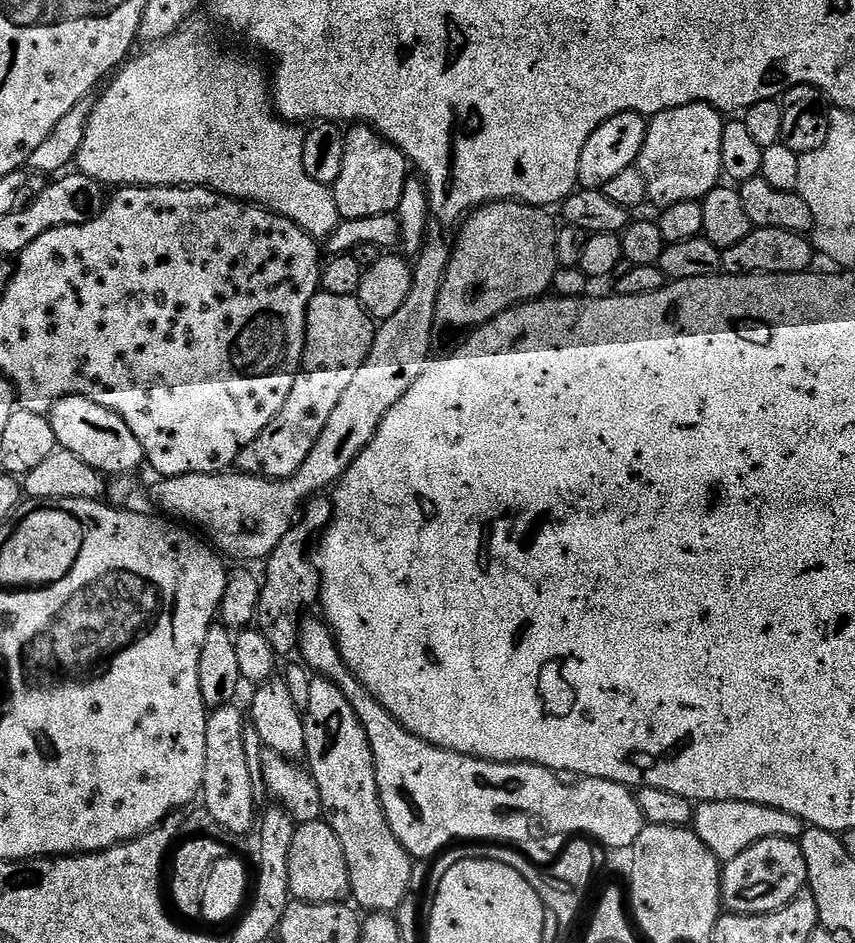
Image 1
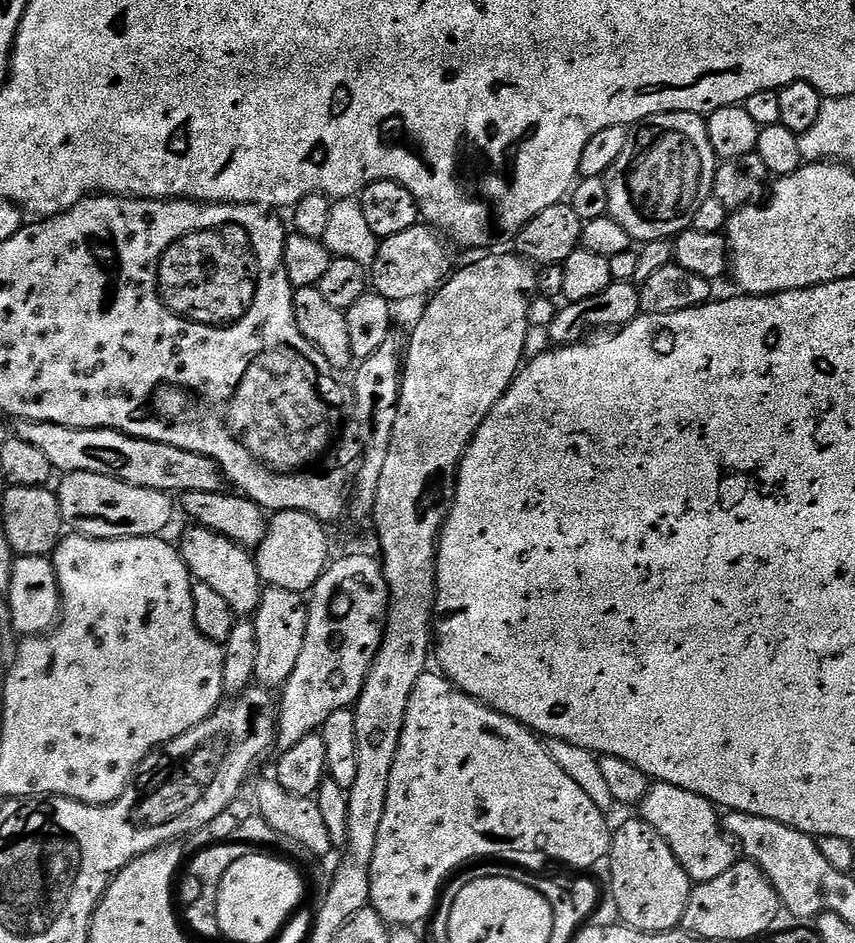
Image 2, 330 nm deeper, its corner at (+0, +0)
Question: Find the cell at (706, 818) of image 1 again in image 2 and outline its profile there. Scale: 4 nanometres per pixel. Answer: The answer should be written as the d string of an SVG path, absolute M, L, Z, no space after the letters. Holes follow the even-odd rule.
M663 782L653 783L646 798L638 805L639 819L654 826L654 830L666 838L666 846L674 850L674 858L678 858L693 885L714 882L714 878L726 874L738 859L737 845L726 835L721 817L716 815L716 805L706 798Z

